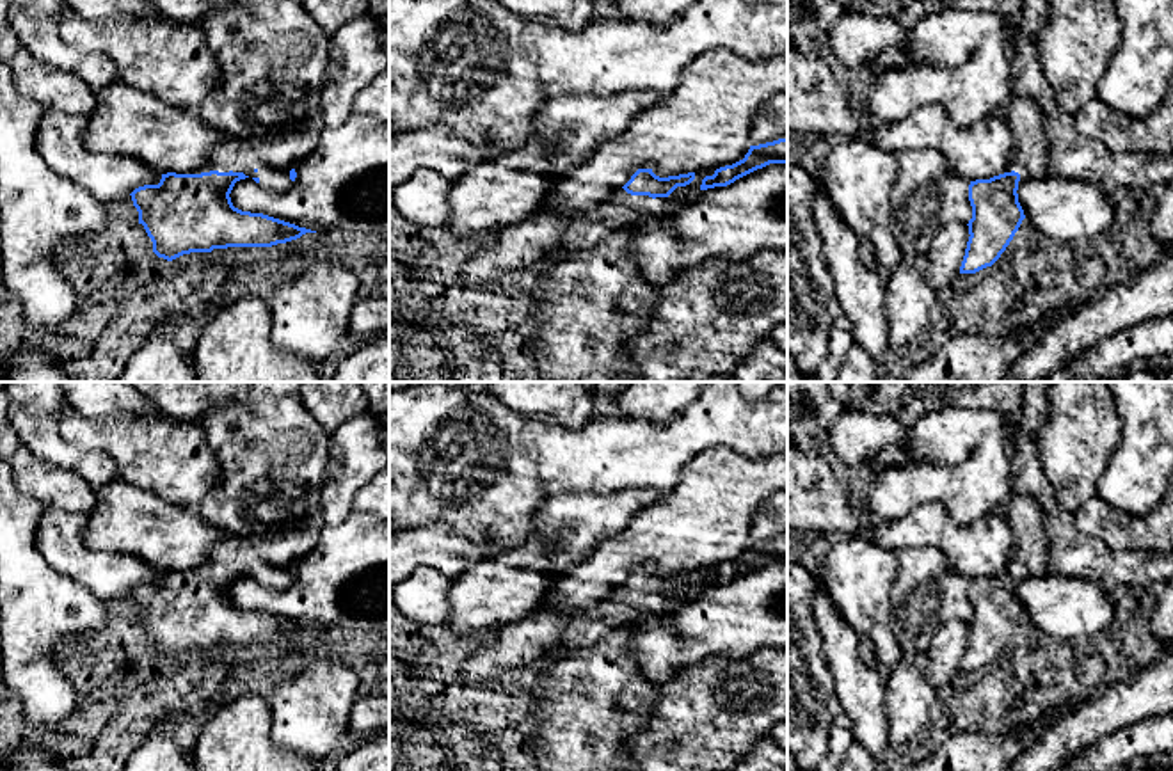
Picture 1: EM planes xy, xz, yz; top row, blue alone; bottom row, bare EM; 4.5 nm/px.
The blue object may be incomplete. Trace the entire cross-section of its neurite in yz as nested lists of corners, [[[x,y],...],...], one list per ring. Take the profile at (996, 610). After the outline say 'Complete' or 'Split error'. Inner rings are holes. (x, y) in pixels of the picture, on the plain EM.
[[[1013,496],[1006,517],[1017,542],[1013,568],[970,579],[972,616],[967,622],[970,634],[960,672],[976,672],[992,664],[1013,638],[1025,616],[1017,592],[1020,576],[1041,577],[1050,572],[1045,521],[1036,499]]]. Split error

